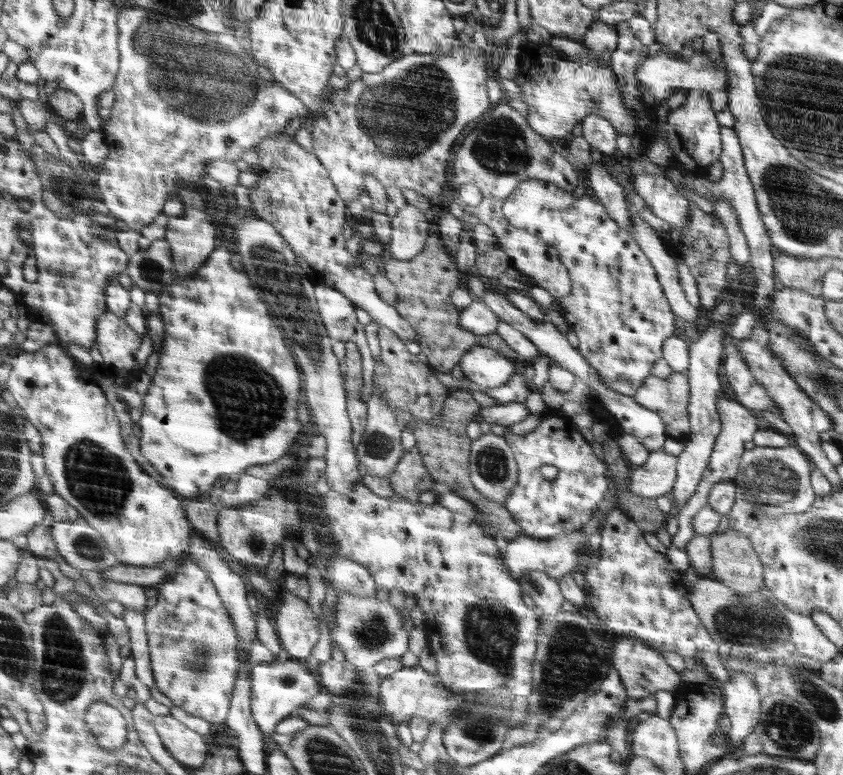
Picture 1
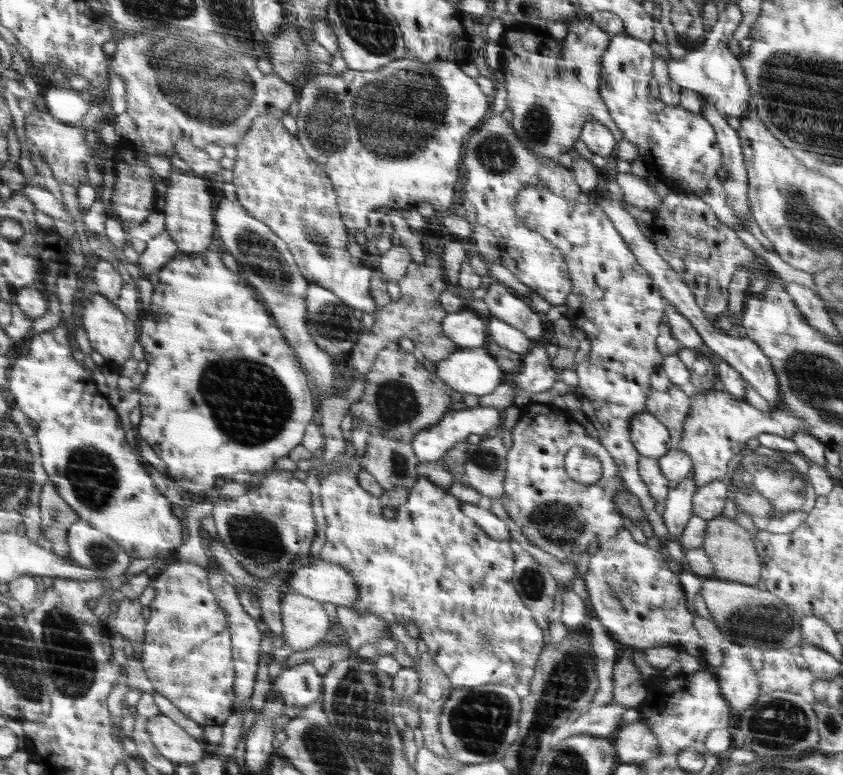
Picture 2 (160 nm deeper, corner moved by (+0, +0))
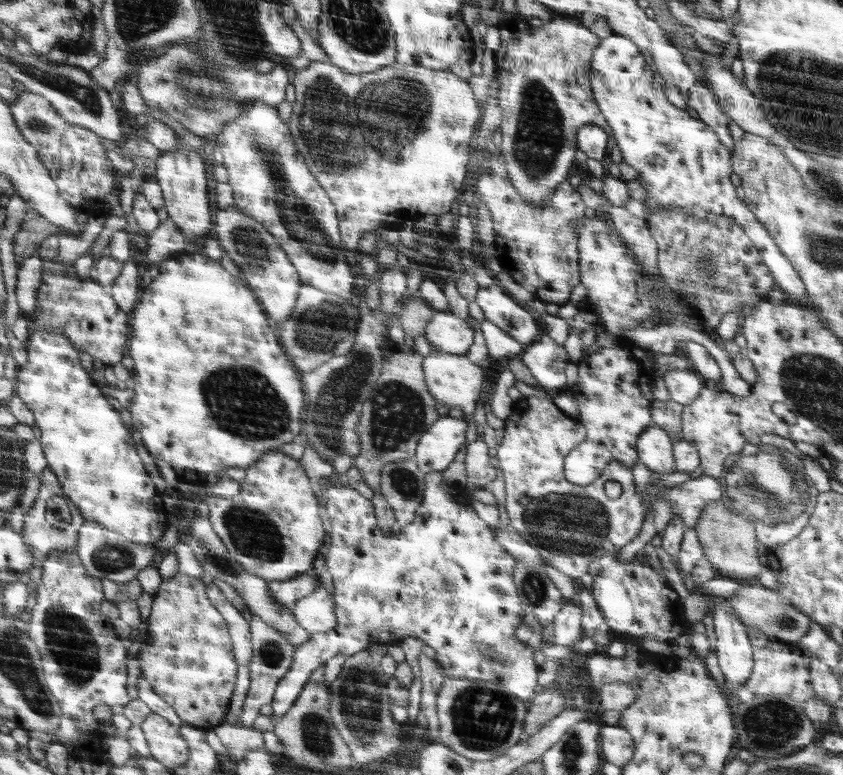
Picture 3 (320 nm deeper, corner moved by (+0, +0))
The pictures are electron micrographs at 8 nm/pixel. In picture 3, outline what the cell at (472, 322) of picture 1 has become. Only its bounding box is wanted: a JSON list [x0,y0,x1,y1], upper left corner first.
[425,310,473,354]

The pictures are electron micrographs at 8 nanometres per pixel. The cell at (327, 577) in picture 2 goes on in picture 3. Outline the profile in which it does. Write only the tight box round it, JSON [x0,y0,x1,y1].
[268,572,322,609]

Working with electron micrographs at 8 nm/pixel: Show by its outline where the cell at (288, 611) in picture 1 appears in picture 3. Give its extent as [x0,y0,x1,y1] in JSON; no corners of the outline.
[291,585,337,635]

